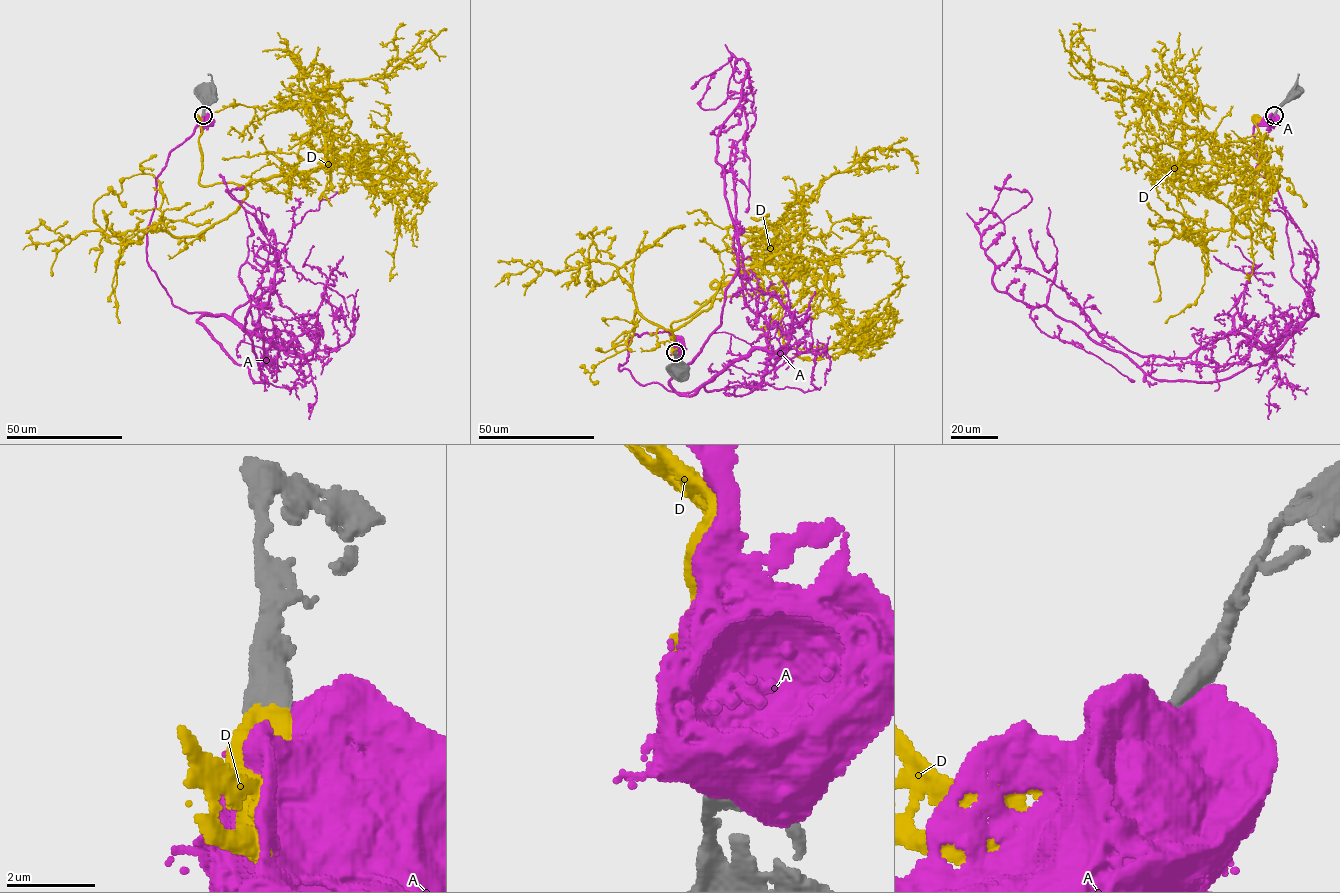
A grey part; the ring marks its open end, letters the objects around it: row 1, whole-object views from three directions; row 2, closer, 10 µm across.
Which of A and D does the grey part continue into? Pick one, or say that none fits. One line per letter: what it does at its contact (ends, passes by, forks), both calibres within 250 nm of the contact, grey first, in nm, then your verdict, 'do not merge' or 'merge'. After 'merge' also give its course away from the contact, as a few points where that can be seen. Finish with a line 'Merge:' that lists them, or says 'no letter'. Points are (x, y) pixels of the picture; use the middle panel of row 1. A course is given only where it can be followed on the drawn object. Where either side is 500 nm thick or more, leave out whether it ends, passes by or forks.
A: 700/900 nm | do not merge
D: 600/500 nm | merge | via (675, 351), (673, 322), (739, 273), (796, 261), (784, 224), (822, 181), (876, 149), (906, 149), (916, 173)
Merge: D

